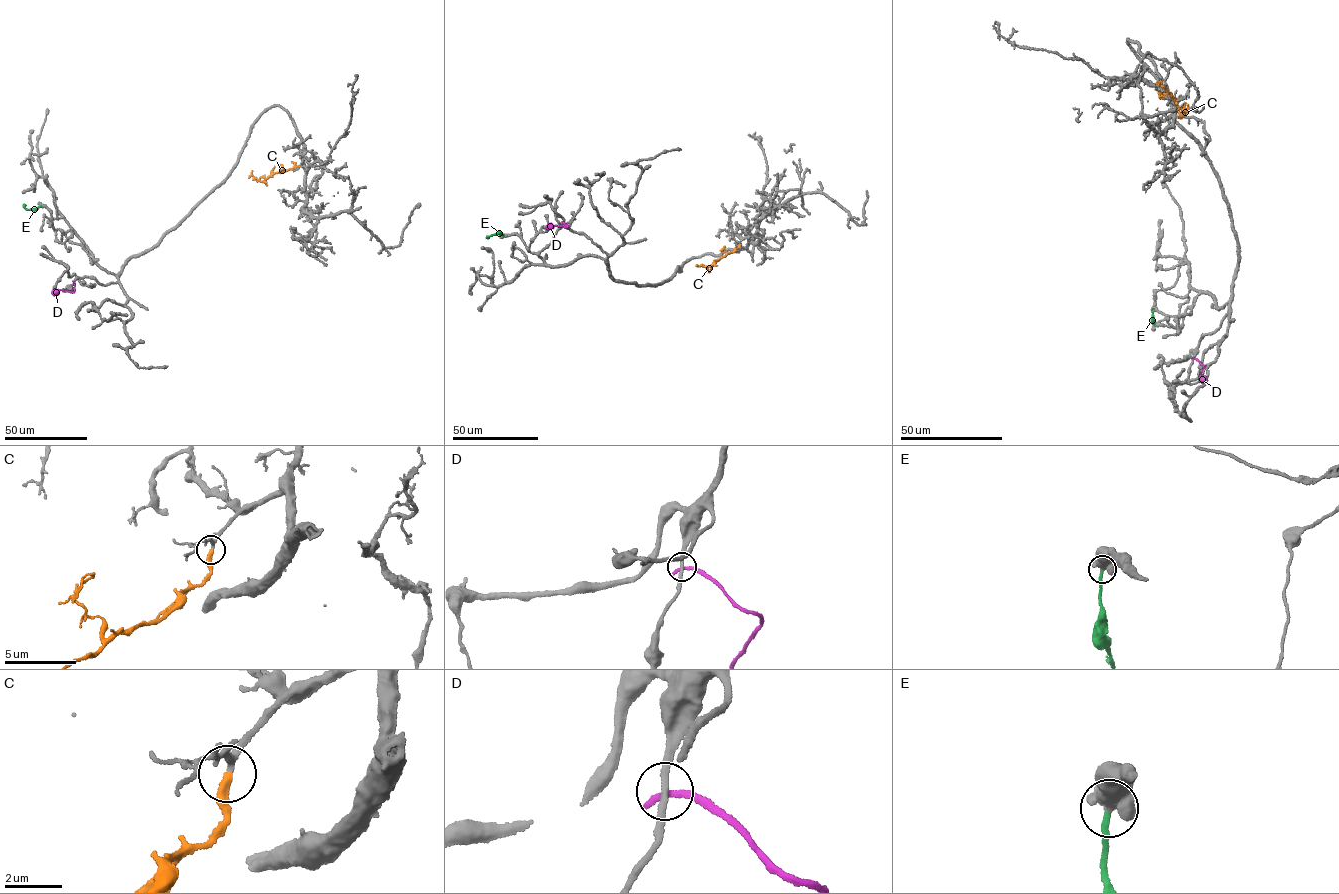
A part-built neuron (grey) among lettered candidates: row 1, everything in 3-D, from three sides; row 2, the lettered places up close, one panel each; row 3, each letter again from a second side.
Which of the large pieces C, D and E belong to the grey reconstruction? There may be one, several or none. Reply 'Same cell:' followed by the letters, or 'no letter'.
Same cell: C, E

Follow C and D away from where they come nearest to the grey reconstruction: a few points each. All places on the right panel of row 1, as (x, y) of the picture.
C: (1155, 84), (1165, 88), (1185, 112), (1179, 113), (1181, 119)
D: (1193, 358), (1204, 366), (1199, 375), (1203, 381)

